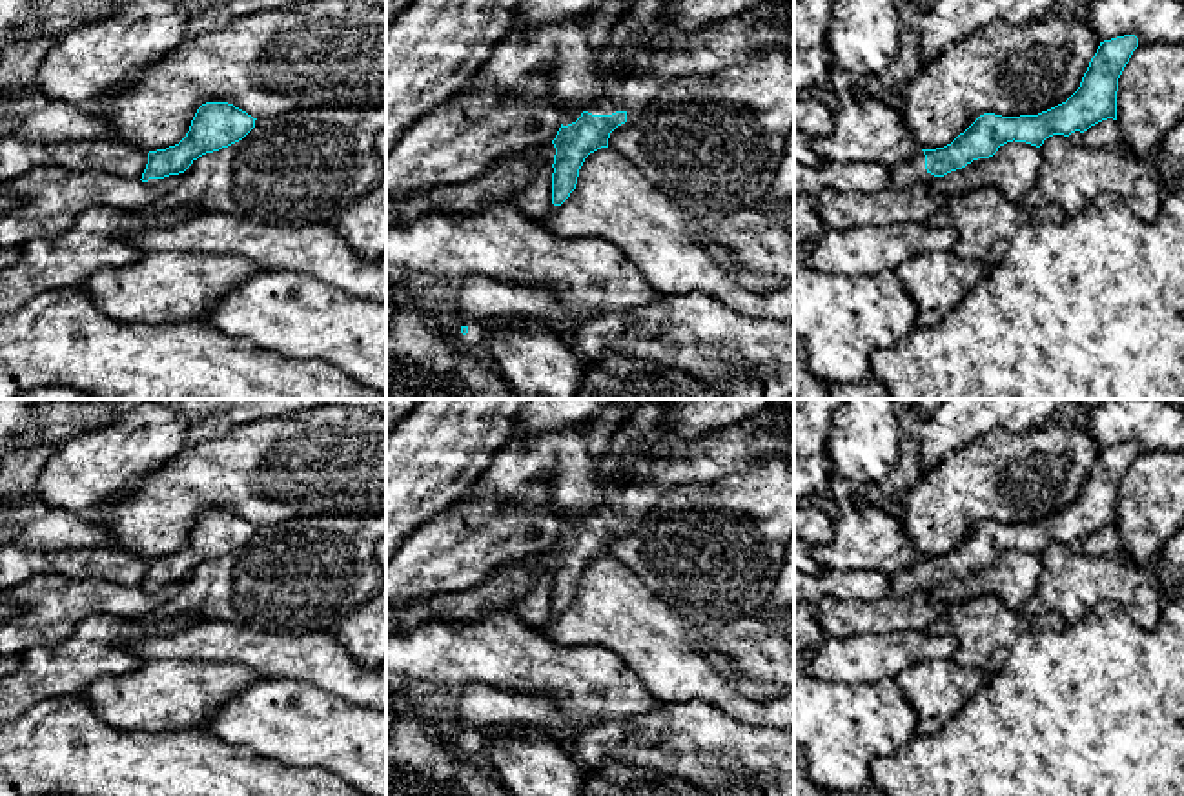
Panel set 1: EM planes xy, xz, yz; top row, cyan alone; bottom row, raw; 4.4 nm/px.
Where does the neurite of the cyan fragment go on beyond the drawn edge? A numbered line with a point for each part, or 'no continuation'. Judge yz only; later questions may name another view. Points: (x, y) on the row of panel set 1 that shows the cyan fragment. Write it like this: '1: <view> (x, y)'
1: yz (911, 172)

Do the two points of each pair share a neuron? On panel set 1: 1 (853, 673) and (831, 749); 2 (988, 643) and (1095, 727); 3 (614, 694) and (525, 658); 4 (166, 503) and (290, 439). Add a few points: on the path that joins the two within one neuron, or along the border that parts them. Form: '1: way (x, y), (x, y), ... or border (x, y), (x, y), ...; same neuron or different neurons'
1: border (813, 676), (849, 683), (891, 678); different neurons
2: border (1030, 625), (1017, 640), (1008, 662), (988, 676); different neurons
3: way (592, 683), (547, 669); same neuron
4: way (197, 479), (214, 474), (259, 470); same neuron

